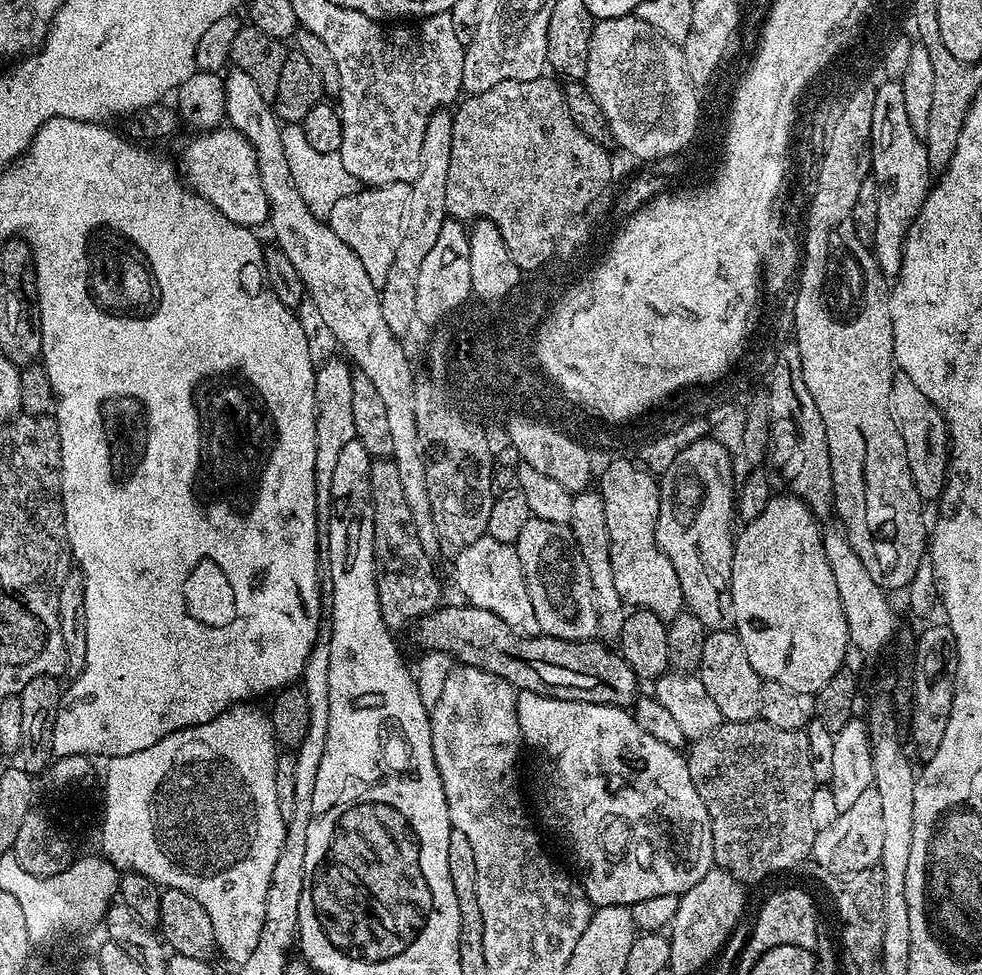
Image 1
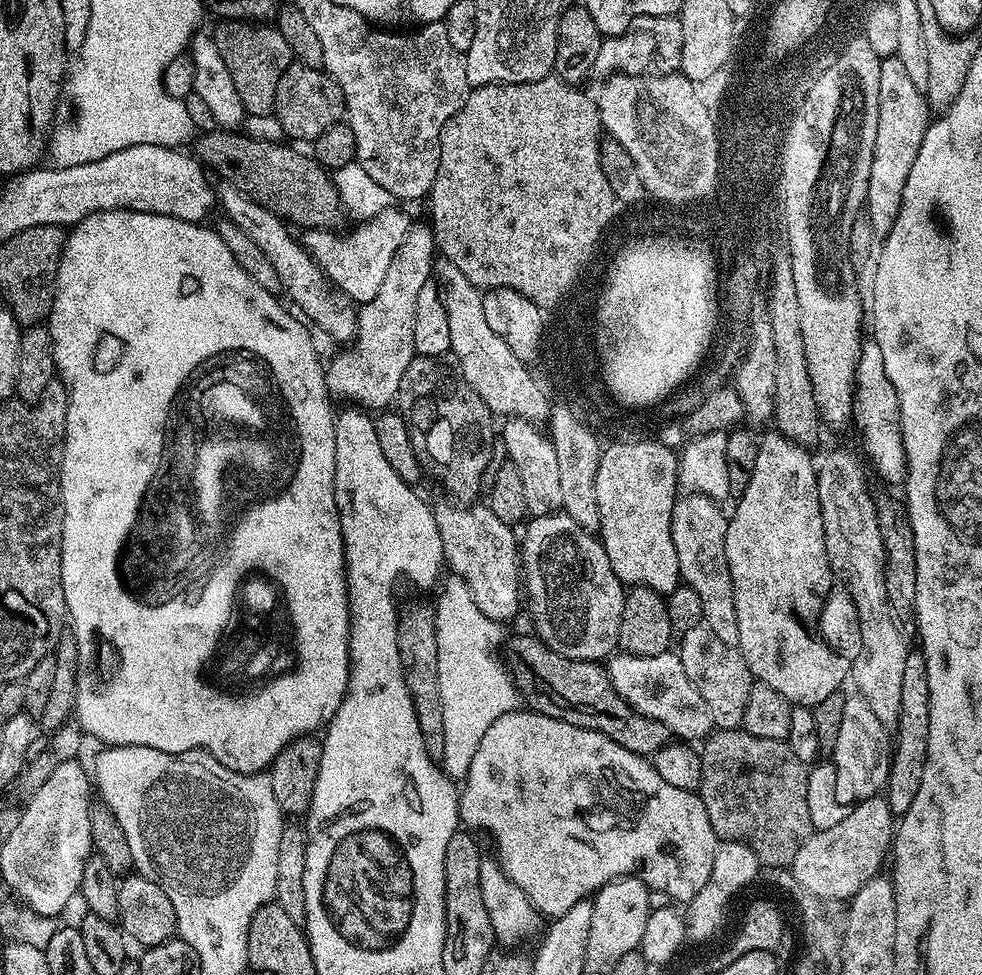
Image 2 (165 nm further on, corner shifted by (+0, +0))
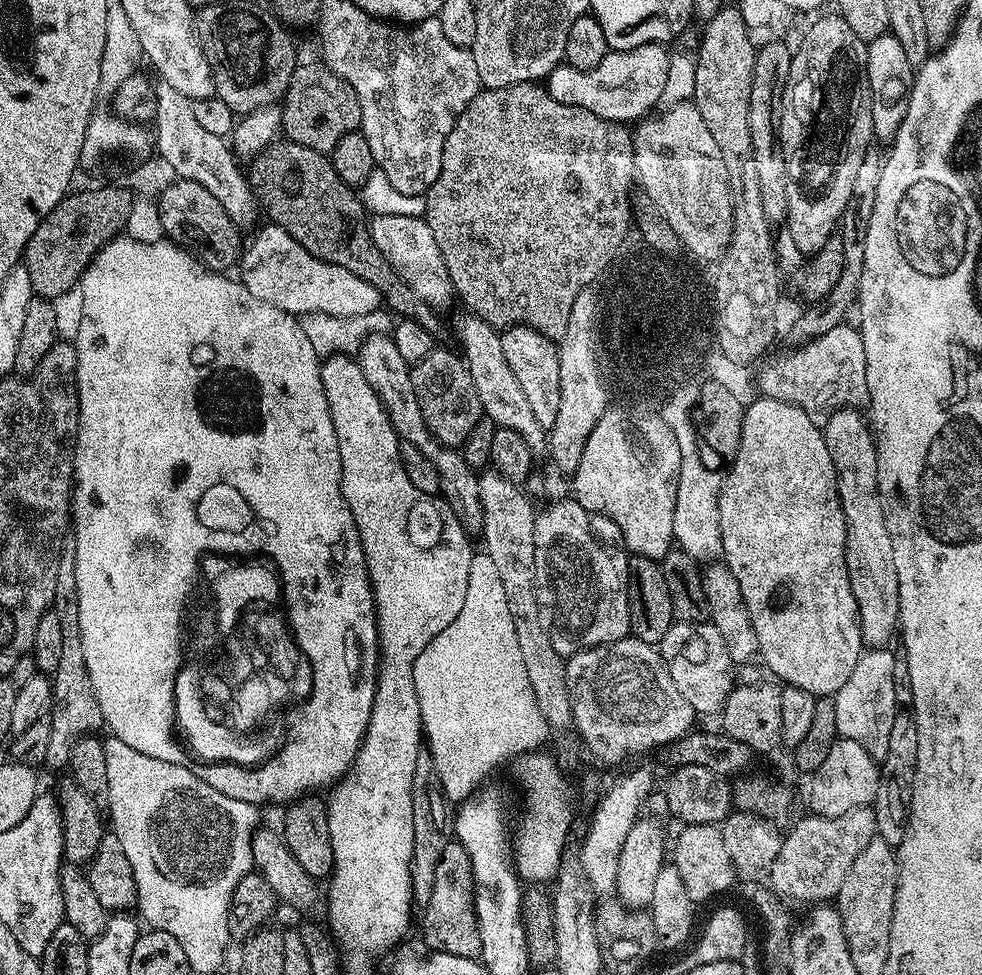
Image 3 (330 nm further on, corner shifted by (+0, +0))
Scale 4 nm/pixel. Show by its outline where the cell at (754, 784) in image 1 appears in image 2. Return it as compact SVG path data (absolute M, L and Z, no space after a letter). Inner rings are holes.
M743 727L721 728L703 741L699 754L702 778L698 795L706 806L706 814L710 814L710 826L714 826L717 837L750 845L761 865L768 867L769 864L772 870L791 865L794 854L798 854L798 846L806 842L814 829L806 803L808 768L794 758L794 750L790 750L787 740L758 738Z

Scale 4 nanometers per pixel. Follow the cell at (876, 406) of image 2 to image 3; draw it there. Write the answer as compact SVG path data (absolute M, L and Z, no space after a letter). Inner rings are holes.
M850 324L834 326L822 338L793 347L788 357L769 355L759 365L760 374L758 368L759 393L790 402L817 422L827 421L840 408L863 405L868 399L866 346L862 346L859 327Z

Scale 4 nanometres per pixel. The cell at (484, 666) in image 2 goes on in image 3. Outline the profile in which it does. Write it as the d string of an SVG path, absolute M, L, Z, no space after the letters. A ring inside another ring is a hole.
M477 551L472 557L466 602L462 602L458 618L454 618L454 622L450 622L450 626L435 636L422 654L418 654L412 669L426 748L432 753L444 796L450 802L465 800L471 792L475 792L491 777L488 775L495 770L496 764L511 756L516 758L543 749L548 736L550 740L548 723L546 718L542 718L538 698L534 698L534 686L530 686L530 677L522 662L514 618L510 618L510 606L506 602L506 589L502 586L498 566L494 566L494 558L490 558L487 551Z

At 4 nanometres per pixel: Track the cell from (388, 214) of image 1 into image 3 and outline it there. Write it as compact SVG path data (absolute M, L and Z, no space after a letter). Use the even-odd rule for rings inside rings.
M271 222L265 223L265 225L265 228L262 229L261 232L253 238L252 245L250 245L249 248L247 245L247 247L243 249L238 265L238 279L241 284L244 284L246 286L246 290L250 290L250 294L254 294L254 298L258 298L270 306L278 306L278 310L289 312L291 316L295 316L297 318L301 318L317 312L318 314L345 316L346 318L354 319L356 315L370 314L371 311L374 311L381 307L382 297L376 286L371 285L370 282L364 281L363 278L359 277L357 274L352 274L348 270L343 269L342 266L332 265L330 262L323 261L322 258L316 258L313 256L313 254L308 253L307 250L303 249L302 246L300 246L298 242L296 242L294 238L292 238L290 234L288 234L286 230L282 228L282 226L278 226Z

